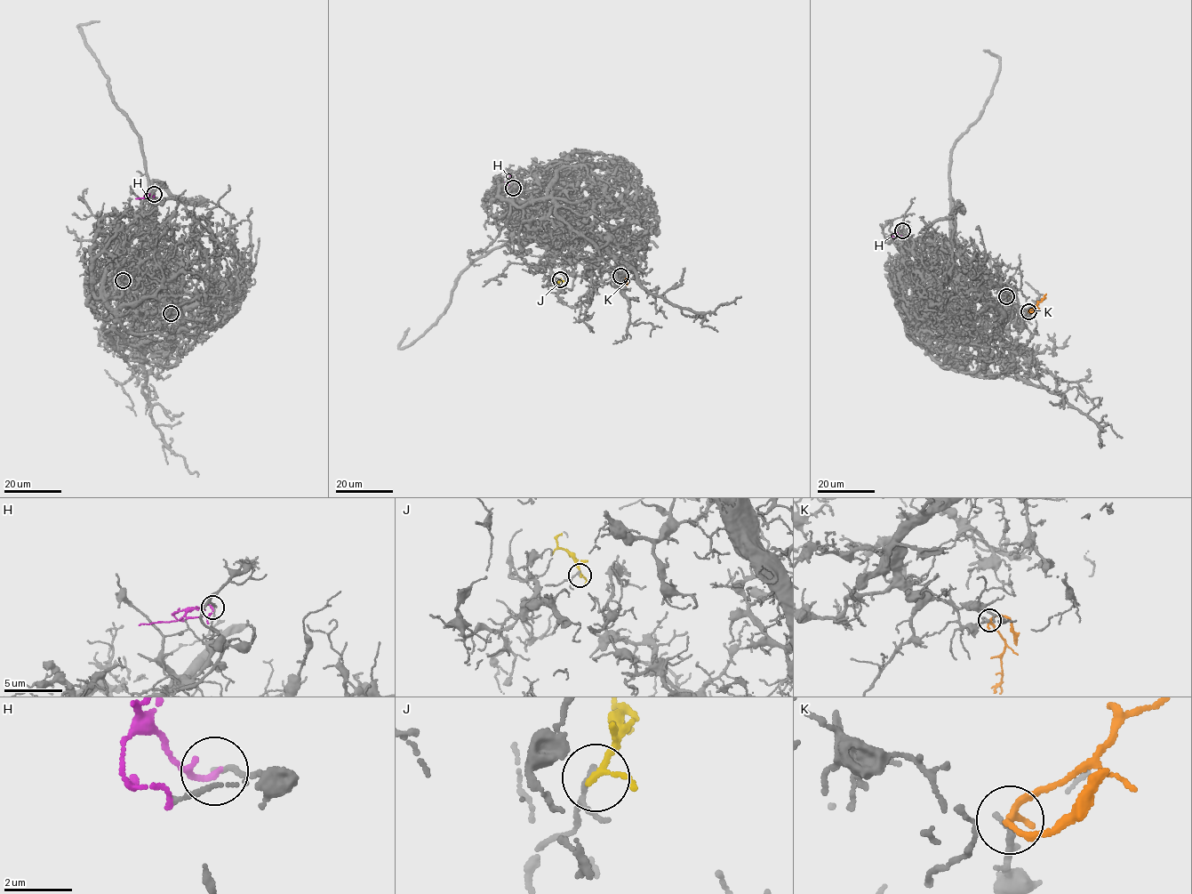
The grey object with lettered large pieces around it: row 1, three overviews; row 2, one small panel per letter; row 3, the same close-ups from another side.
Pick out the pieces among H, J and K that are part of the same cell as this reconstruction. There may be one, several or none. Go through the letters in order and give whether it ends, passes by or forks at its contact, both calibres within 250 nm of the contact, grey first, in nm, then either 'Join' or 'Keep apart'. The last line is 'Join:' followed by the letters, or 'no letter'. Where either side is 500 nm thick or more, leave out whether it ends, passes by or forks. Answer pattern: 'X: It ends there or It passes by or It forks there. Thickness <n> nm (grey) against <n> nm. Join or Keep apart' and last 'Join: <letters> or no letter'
H: It ends there. Thickness 130 nm (grey) against 170 nm. Keep apart
J: It passes by. Thickness 110 nm (grey) against 140 nm. Keep apart
K: It passes by. Thickness 200 nm (grey) against 200 nm. Join
Join: K

